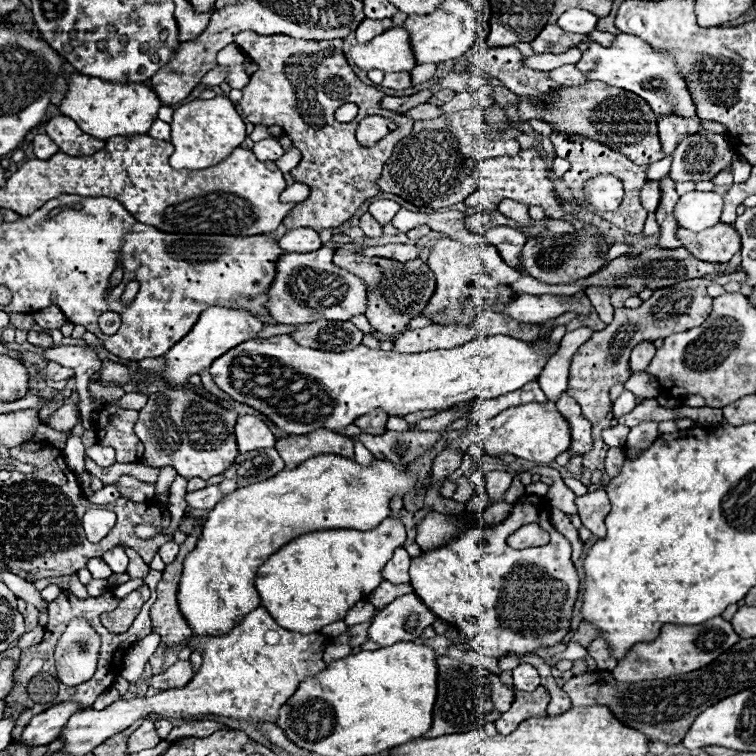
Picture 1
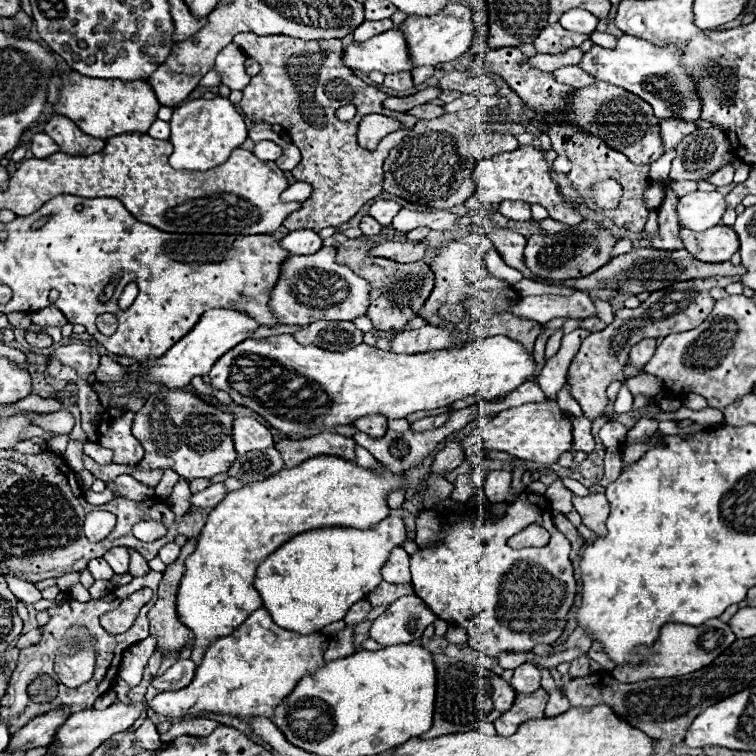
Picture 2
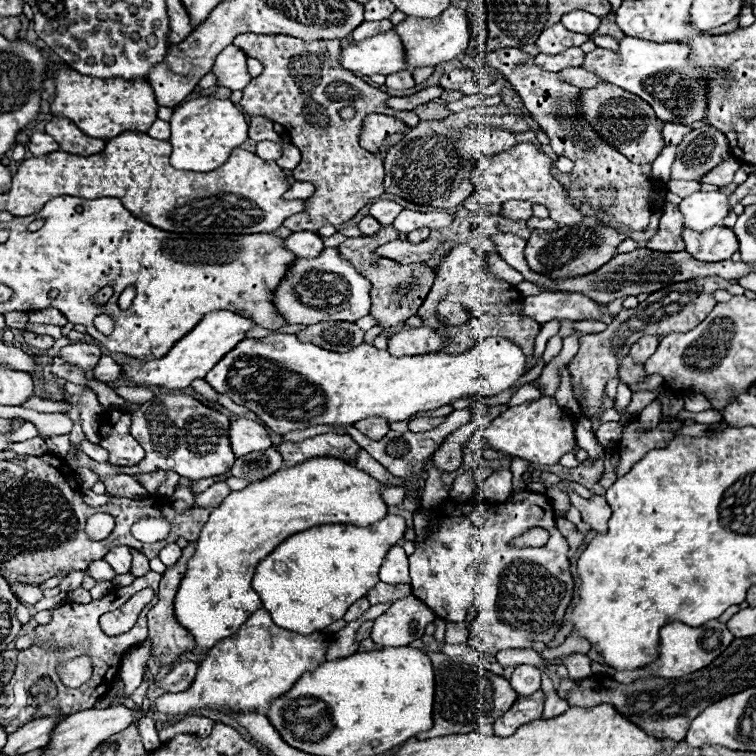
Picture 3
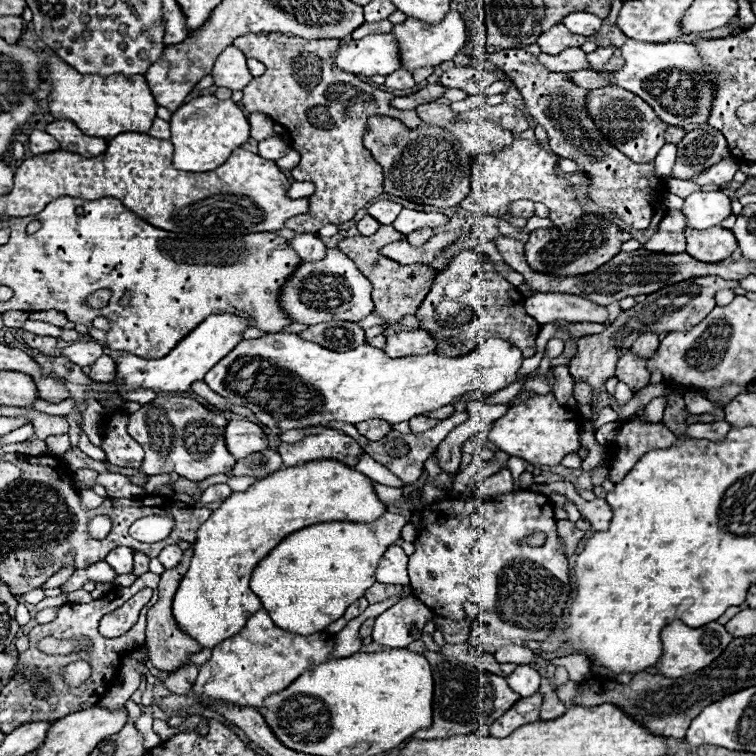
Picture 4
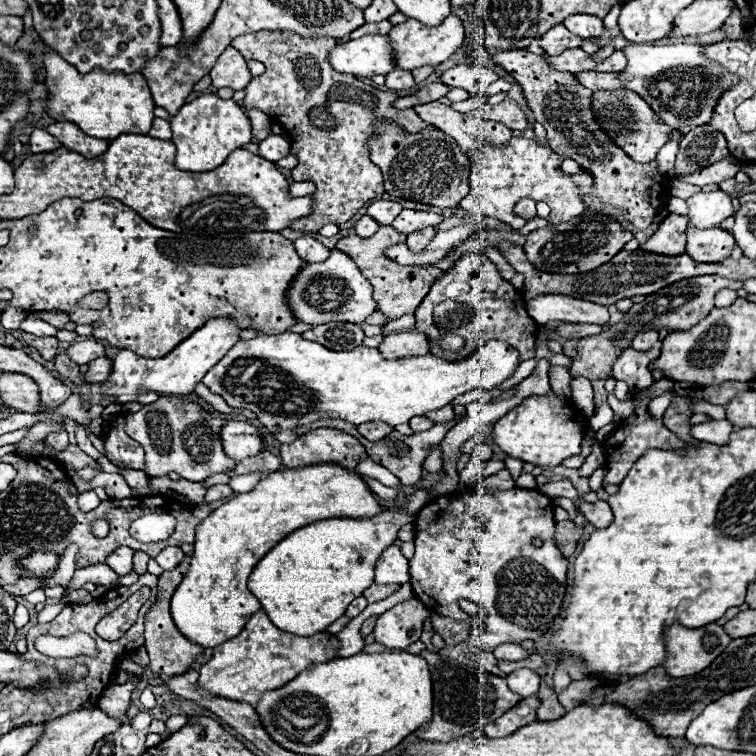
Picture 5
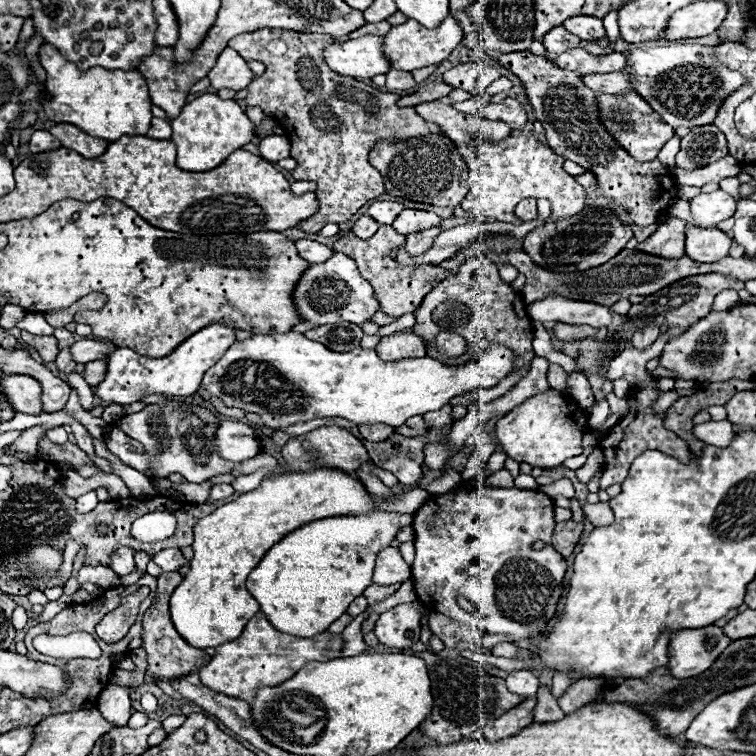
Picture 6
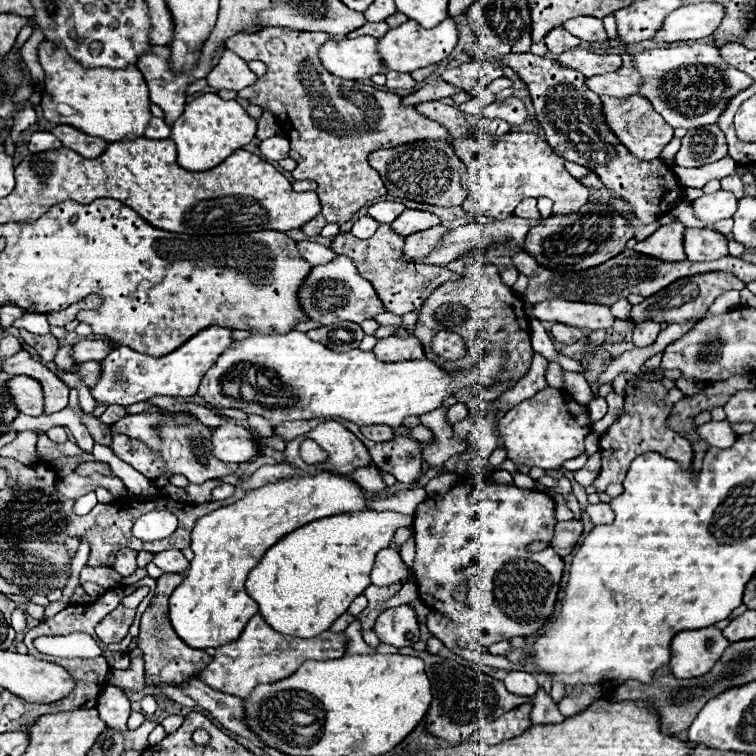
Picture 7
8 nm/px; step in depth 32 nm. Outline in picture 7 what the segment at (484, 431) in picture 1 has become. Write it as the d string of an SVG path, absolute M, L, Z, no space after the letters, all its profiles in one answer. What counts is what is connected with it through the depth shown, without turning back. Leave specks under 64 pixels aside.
M546 388L542 392L538 392L536 396L520 402L518 406L514 406L504 418L498 420L498 438L504 444L508 458L516 462L516 466L538 466L544 470L556 470L560 468L566 460L576 458L584 452L584 436L590 434L592 430L592 422L590 422L590 414L588 408L580 406L578 402L574 402L574 398L564 392L564 390L556 390L556 388Z

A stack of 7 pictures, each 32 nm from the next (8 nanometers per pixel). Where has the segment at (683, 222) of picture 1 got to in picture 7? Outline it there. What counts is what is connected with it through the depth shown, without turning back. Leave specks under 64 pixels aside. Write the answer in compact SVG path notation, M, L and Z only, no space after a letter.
M726 190L704 194L696 200L692 200L694 216L700 222L704 222L708 228L712 228L718 220L732 218L736 212L736 206L738 206L738 200L734 198L734 194L730 194Z

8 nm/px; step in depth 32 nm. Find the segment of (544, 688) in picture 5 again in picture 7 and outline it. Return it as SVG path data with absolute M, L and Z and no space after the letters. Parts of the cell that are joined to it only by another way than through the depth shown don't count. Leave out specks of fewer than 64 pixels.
M540 688L534 694L534 708L532 708L530 718L532 718L532 724L556 724L564 720L556 702L552 700L550 694L546 694L544 688Z

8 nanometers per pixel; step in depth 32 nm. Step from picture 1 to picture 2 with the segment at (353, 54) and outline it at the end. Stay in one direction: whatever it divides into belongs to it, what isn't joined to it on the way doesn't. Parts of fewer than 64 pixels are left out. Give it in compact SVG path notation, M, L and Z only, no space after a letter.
M398 28L382 32L366 42L348 46L344 50L344 64L352 70L362 70L364 74L394 74L414 68L404 34Z

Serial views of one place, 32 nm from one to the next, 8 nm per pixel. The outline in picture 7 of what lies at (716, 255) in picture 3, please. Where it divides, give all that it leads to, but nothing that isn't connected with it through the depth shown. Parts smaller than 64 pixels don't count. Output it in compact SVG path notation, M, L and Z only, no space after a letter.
M686 228L684 248L688 260L720 260L728 256L728 238L708 228Z

